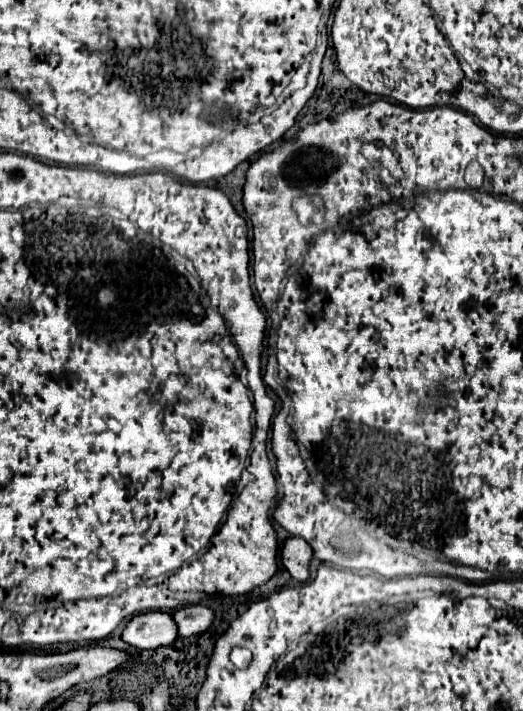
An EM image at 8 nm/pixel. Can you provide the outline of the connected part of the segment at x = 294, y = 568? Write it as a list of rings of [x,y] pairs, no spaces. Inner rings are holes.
[[[290,536],[290,538],[284,540],[284,544],[282,544],[282,564],[294,580],[306,582],[310,560],[312,560],[310,546],[306,546],[306,542],[302,538]]]

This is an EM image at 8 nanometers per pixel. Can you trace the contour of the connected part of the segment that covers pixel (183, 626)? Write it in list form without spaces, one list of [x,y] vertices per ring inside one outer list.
[[[194,604],[194,606],[184,606],[172,612],[172,618],[178,626],[178,636],[186,638],[192,634],[206,632],[214,620],[214,612],[202,604]]]

